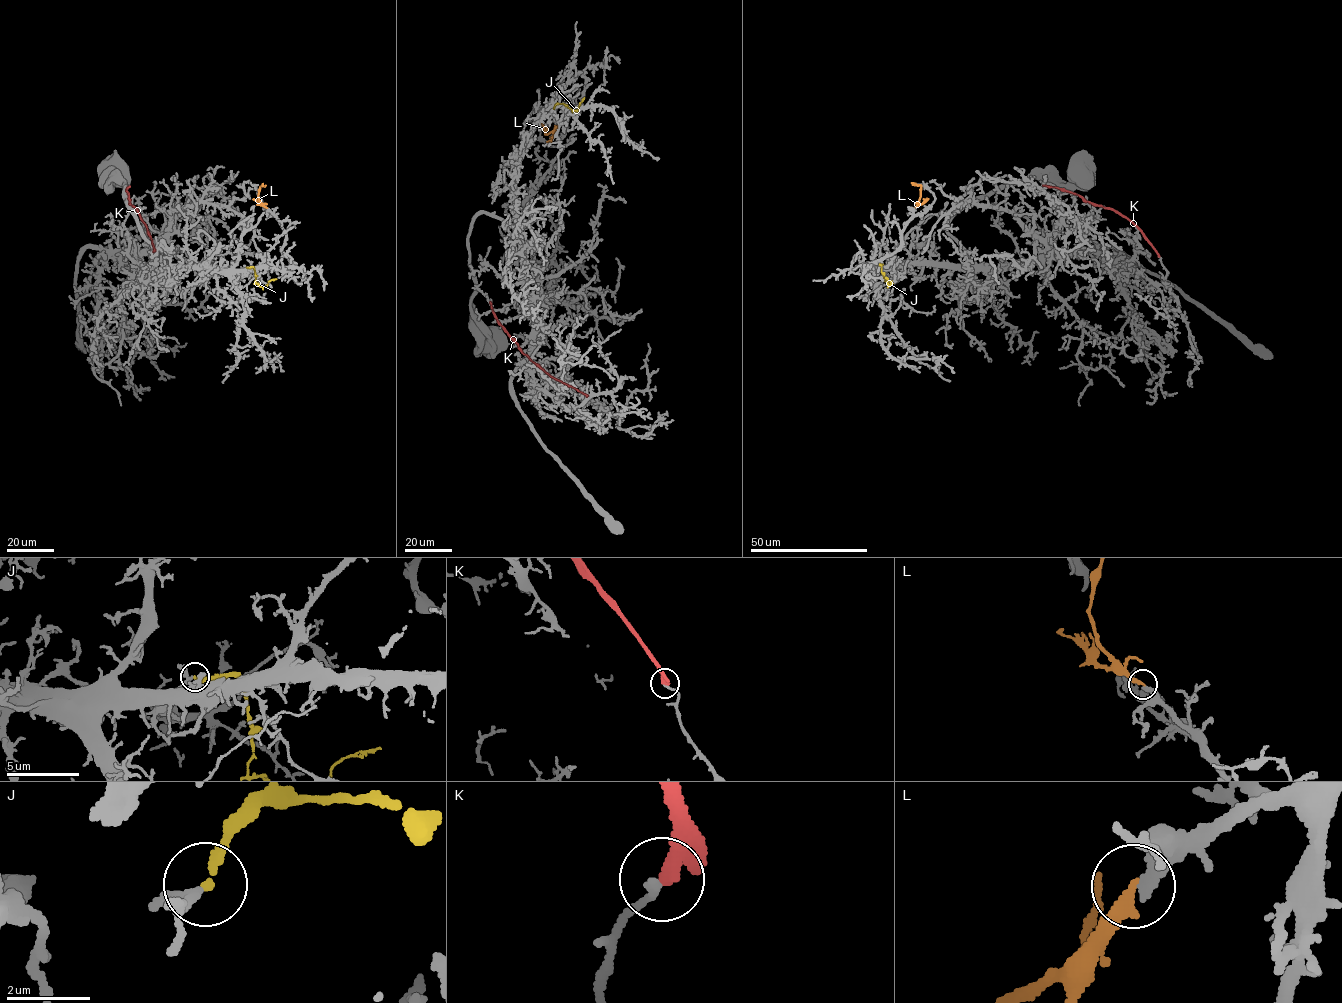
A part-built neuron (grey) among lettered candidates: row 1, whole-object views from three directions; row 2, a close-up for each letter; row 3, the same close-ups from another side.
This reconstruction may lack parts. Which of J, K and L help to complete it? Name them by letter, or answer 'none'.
L

